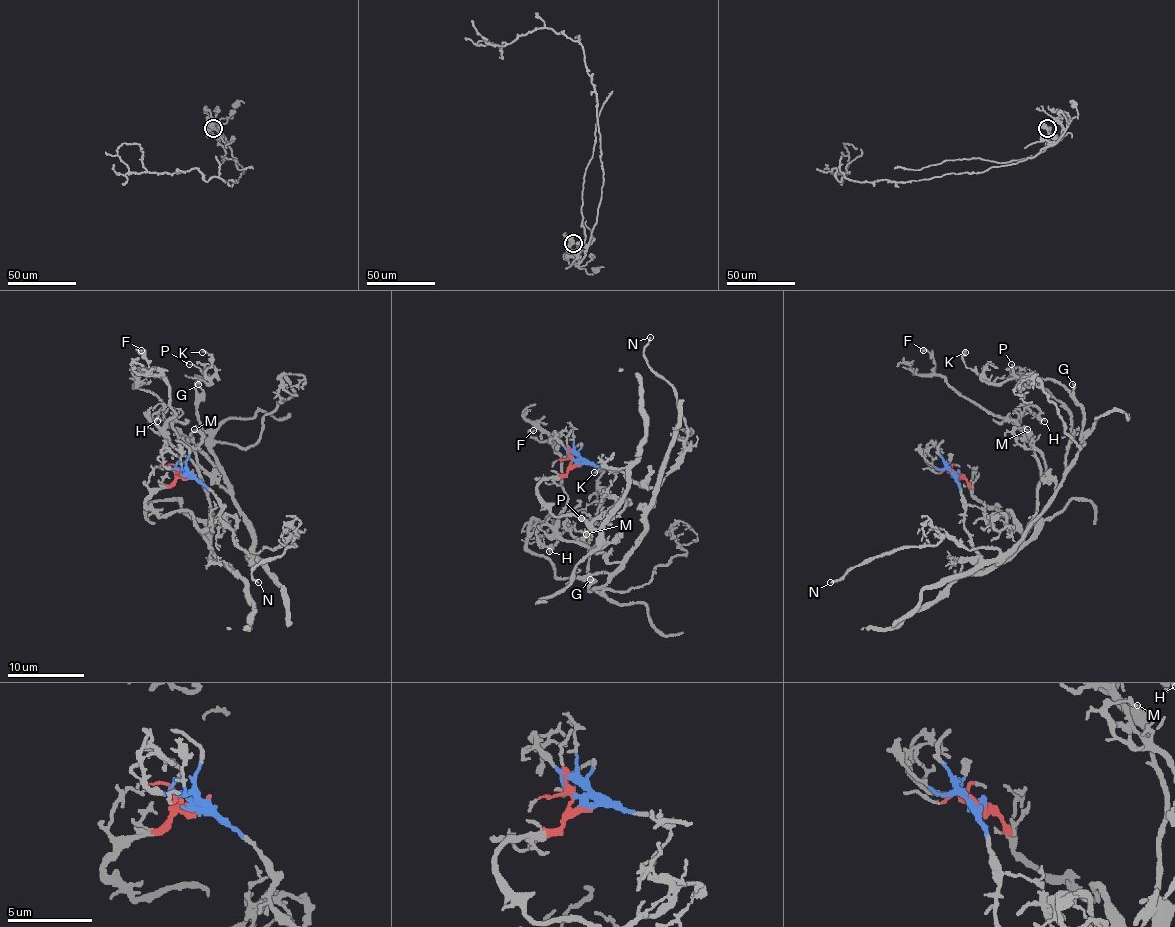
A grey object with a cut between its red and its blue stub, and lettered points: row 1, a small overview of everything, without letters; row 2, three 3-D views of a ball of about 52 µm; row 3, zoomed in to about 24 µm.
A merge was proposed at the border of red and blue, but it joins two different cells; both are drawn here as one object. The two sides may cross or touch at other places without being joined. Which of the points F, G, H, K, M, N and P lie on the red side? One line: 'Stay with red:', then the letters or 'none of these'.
Stay with red: F, H

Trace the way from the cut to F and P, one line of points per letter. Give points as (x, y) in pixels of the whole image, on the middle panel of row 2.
F: (578, 464), (538, 495), (595, 529), (605, 542), (593, 546), (557, 533), (563, 456), (534, 430)
P: (578, 464), (618, 470), (654, 491), (645, 535), (603, 586), (593, 590), (587, 569), (593, 519), (582, 518)

